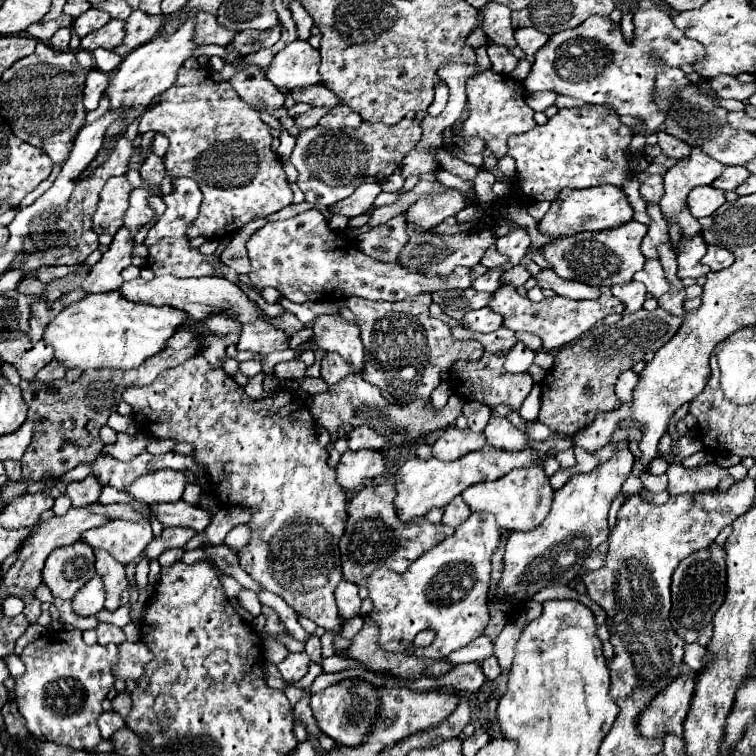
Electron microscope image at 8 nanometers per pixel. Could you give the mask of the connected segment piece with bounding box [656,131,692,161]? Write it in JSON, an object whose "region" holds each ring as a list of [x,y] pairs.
{"region":[[[658,131],[656,135],[658,135],[658,145],[662,147],[662,153],[666,153],[668,157],[674,157],[674,159],[680,161],[680,159],[686,159],[690,155],[692,147],[688,143],[668,135],[666,131]]]}

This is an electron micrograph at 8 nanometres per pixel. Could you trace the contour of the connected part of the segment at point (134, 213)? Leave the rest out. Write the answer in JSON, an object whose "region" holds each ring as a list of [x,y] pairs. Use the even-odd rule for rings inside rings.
{"region":[[[142,179],[142,181],[144,185],[134,187],[134,191],[130,193],[130,207],[124,217],[124,225],[130,227],[132,233],[136,233],[140,225],[146,225],[148,221],[152,221],[156,211],[150,205],[150,197],[164,197],[158,183],[152,183],[150,179]]]}

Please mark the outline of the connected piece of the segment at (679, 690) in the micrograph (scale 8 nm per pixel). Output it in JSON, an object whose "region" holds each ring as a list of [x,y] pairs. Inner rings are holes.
{"region":[[[682,665],[680,675],[660,695],[656,695],[652,707],[638,717],[638,729],[642,735],[652,737],[668,731],[682,735],[682,725],[694,695],[694,679],[696,671],[692,671],[688,665]]]}

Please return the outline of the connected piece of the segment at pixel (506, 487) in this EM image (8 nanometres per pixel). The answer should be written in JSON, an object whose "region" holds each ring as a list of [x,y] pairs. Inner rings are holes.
{"region":[[[544,453],[536,463],[532,463],[526,469],[514,469],[508,475],[496,479],[496,481],[484,481],[468,487],[464,491],[464,501],[472,511],[490,511],[496,515],[498,527],[508,529],[508,531],[532,531],[544,521],[544,517],[550,511],[552,503],[552,487],[550,481],[544,473],[544,461],[552,457],[550,453]]]}

